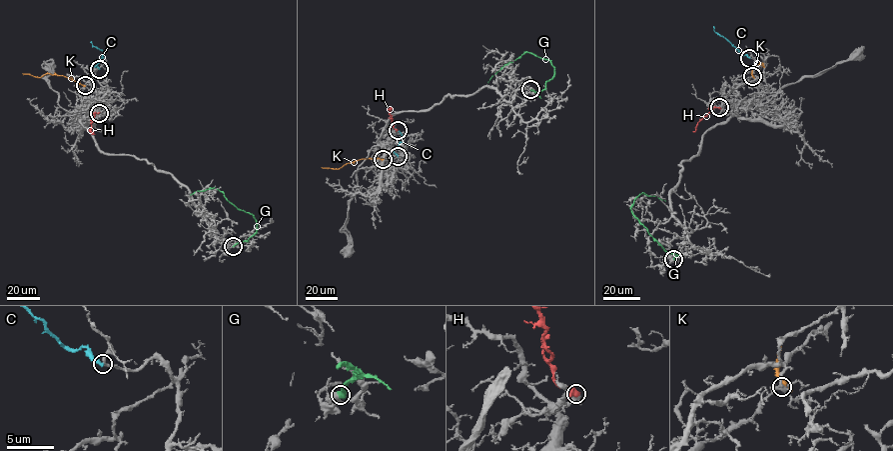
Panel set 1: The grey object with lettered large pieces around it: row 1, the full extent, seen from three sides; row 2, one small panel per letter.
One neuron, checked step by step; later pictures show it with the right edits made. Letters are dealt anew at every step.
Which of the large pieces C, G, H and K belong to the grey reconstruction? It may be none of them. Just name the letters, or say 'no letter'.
H

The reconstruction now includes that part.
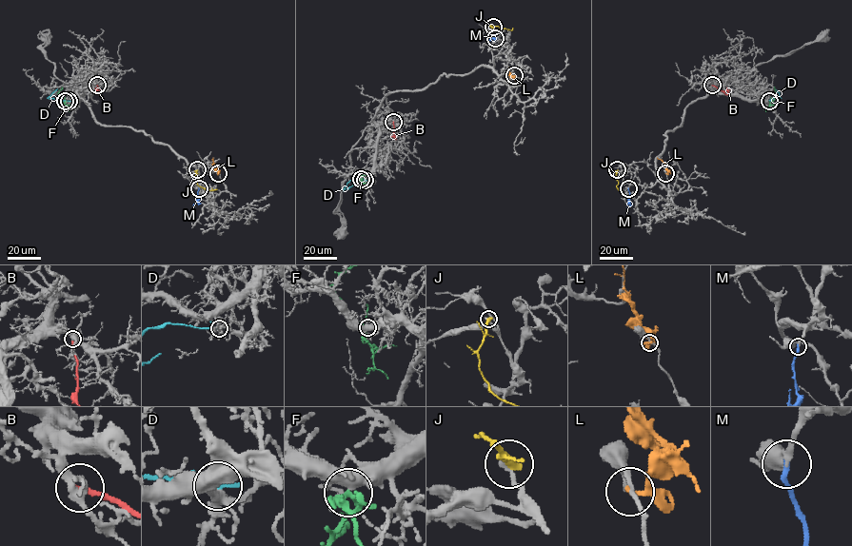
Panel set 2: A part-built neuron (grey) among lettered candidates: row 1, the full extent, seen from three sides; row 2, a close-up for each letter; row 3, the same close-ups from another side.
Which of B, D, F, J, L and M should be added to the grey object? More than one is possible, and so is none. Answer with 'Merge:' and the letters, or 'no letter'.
Merge: F, M

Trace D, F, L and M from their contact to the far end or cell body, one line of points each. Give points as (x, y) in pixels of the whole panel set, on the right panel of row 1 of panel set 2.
D: (770, 101), (780, 97), (775, 88)
F: (769, 101), (775, 99), (775, 87)
L: (665, 173), (667, 168), (657, 157)
M: (628, 188), (629, 206), (627, 207)

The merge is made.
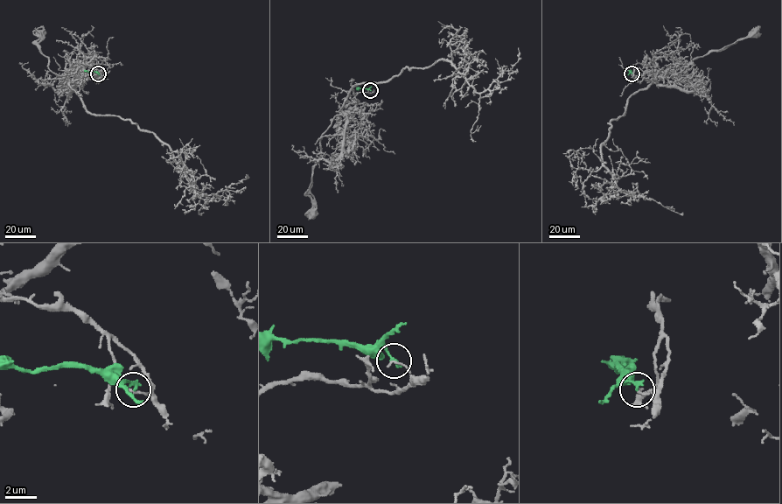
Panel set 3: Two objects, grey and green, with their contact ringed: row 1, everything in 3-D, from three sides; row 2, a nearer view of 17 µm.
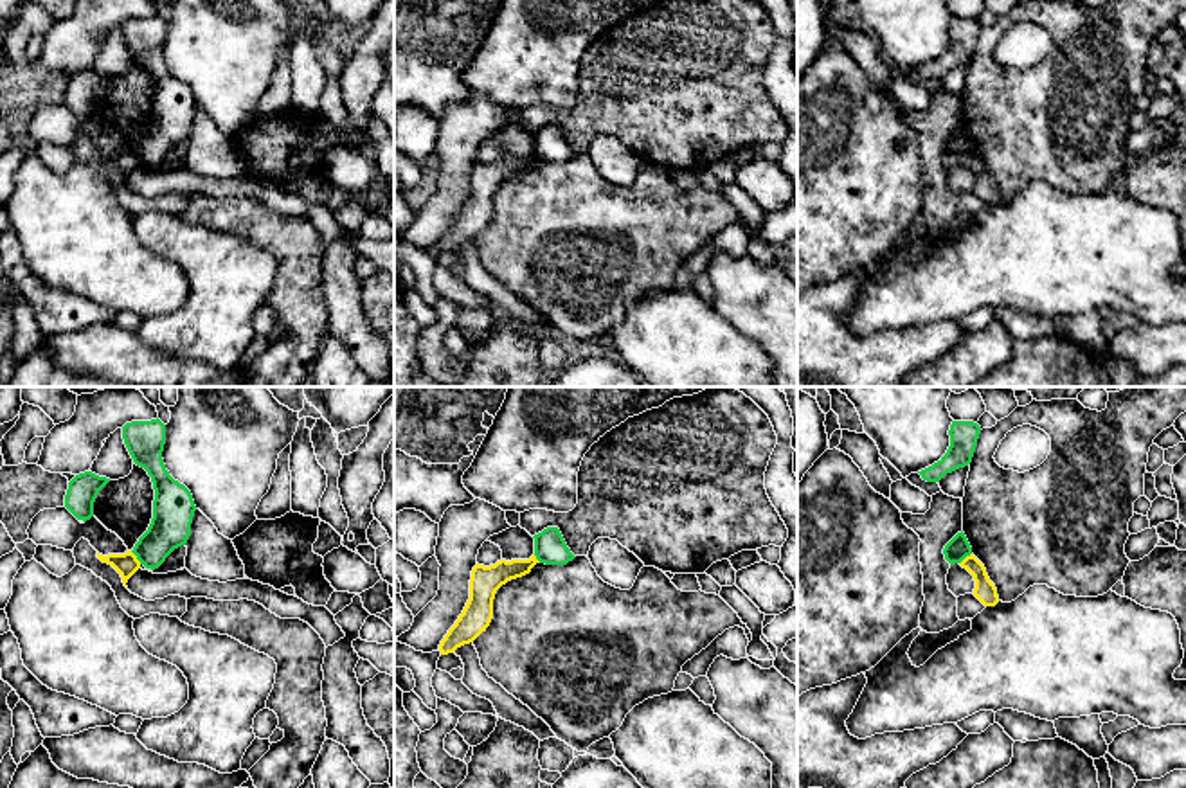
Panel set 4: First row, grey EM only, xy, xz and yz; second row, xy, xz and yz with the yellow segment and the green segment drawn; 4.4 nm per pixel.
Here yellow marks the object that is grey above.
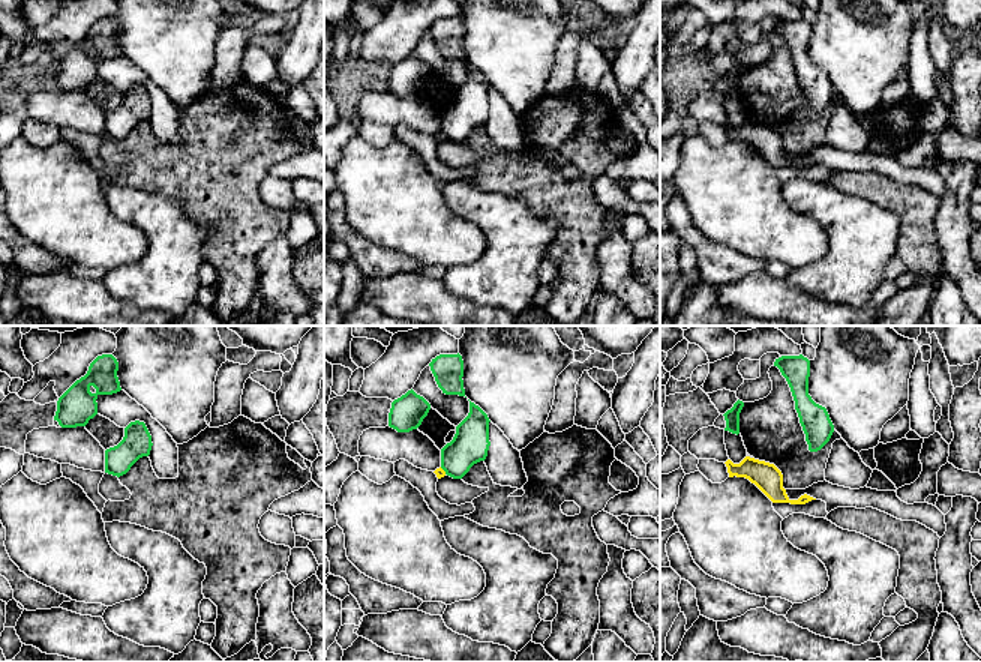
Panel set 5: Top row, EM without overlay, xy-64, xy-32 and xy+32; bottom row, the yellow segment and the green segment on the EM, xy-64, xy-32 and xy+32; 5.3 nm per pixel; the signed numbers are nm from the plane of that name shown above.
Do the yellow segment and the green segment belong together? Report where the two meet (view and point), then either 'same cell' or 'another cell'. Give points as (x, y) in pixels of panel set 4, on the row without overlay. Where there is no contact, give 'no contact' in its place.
meets yellow in xy at (135, 155); another cell

